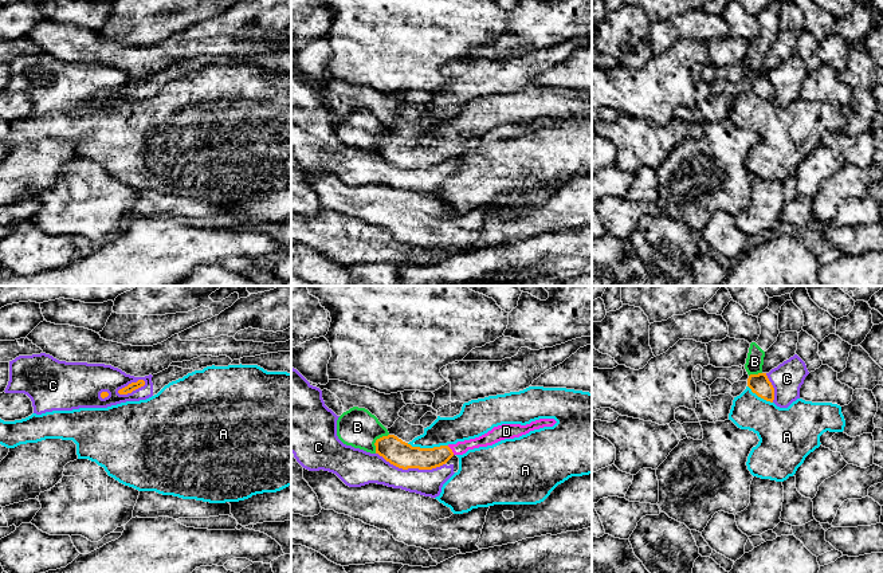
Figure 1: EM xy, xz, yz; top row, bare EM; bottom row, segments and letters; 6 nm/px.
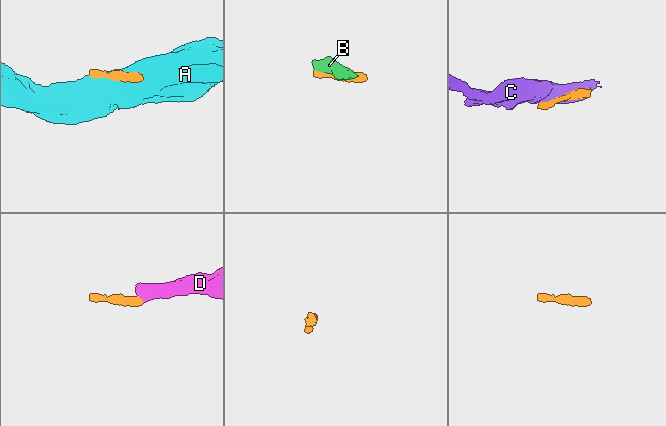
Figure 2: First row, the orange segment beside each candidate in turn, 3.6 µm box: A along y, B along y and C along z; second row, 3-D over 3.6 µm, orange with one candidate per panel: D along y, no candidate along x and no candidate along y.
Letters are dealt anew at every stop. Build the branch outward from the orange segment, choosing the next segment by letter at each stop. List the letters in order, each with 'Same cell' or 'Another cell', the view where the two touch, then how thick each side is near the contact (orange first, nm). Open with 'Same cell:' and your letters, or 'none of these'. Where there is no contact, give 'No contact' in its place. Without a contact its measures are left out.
Same cell: D
A: Another cell. Touches orange in xz. Thickness 160 nm (orange) against 170 nm
B: Another cell. Touches orange in xz. Thickness 160 nm (orange) against 240 nm
C: Another cell. Touches orange in xz. Thickness 160 nm (orange) against 180 nm
D: Same cell. Touches orange in xz. Thickness 130 nm (orange) against 80 nm

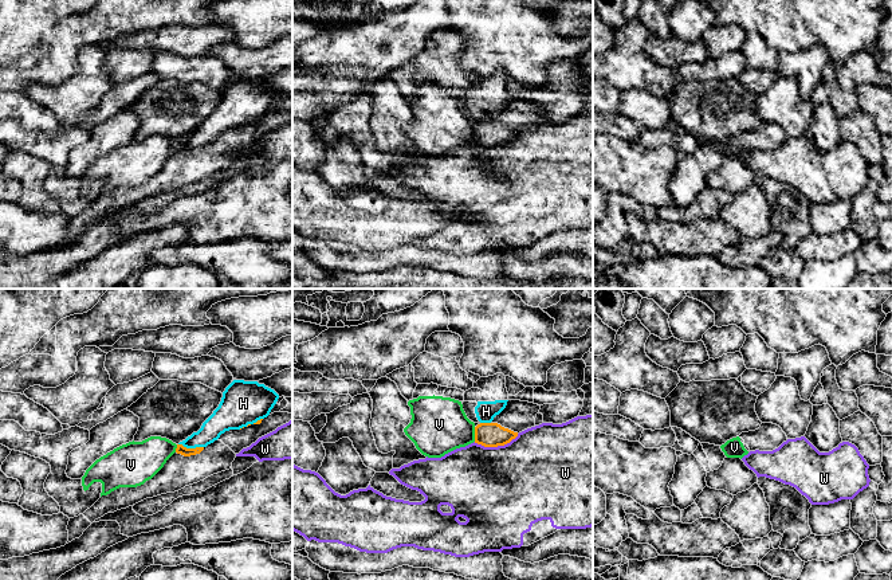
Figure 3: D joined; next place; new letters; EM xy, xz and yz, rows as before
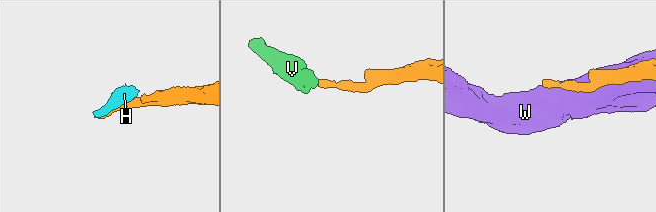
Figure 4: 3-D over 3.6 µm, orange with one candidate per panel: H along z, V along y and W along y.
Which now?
Same cell: none of these
H: Another cell. Touches orange in xy. Thickness 50 nm (orange) against 140 nm
V: Another cell. Touches orange in xz. Thickness 140 nm (orange) against 340 nm
W: Another cell. Touches orange in xz. Thickness 140 nm (orange) against 500 nm

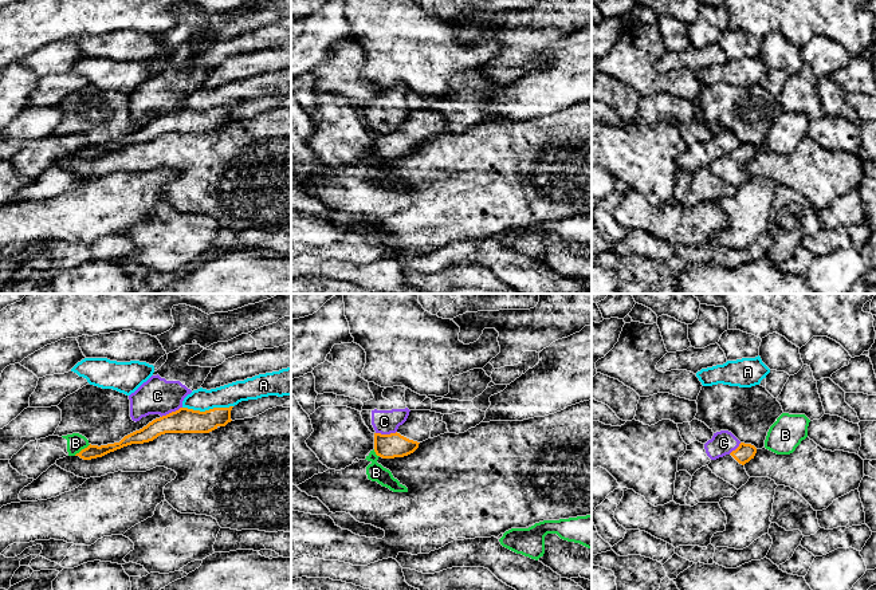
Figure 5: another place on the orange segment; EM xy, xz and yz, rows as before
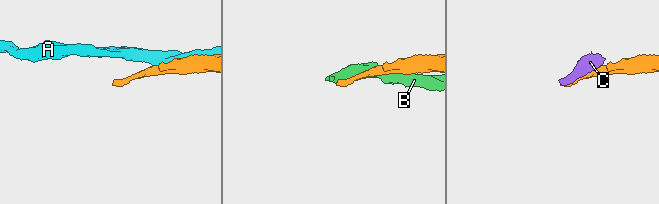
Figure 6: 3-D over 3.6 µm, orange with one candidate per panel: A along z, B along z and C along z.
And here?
Same cell: none of these
A: Another cell. Touches orange in xy. Thickness 150 nm (orange) against 140 nm
B: Another cell. Touches orange in xy. Thickness 80 nm (orange) against 110 nm
C: Another cell. Touches orange in xy. Thickness 150 nm (orange) against 220 nm

